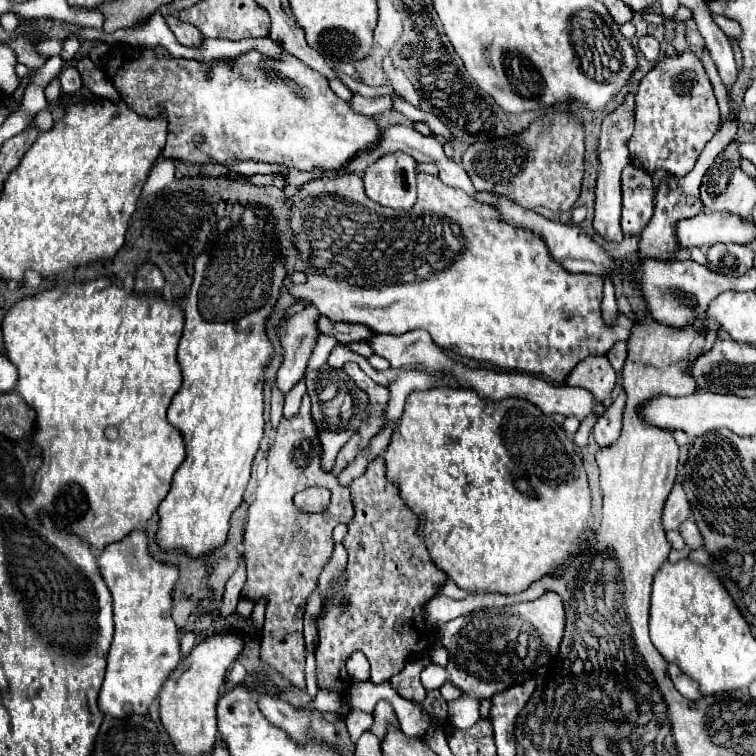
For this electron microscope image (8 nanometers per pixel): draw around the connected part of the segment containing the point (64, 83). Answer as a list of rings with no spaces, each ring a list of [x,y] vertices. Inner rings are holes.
[[[77,70],[62,71],[59,80],[62,92],[65,94],[76,93],[83,86],[81,75]]]

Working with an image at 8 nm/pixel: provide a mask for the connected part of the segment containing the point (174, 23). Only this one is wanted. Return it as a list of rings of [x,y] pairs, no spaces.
[[[166,17],[166,23],[168,23],[168,27],[170,27],[170,31],[176,35],[176,39],[178,39],[178,43],[180,45],[200,45],[202,43],[202,35],[200,35],[200,31],[196,29],[196,27],[192,27],[192,25],[188,25],[188,23],[182,23],[178,17]]]

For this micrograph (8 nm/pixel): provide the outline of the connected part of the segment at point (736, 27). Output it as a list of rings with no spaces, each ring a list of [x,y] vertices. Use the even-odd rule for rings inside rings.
[[[712,13],[714,22],[723,30],[726,30],[726,34],[729,37],[738,39],[741,35],[742,29],[737,21],[733,19],[726,18],[724,16]]]

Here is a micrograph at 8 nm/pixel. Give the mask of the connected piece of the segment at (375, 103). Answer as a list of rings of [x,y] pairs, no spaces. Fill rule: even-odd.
[[[354,95],[348,103],[350,103],[350,107],[354,107],[356,113],[374,117],[374,115],[390,109],[390,103],[392,103],[392,101],[390,101],[390,99],[364,99],[362,95]]]

